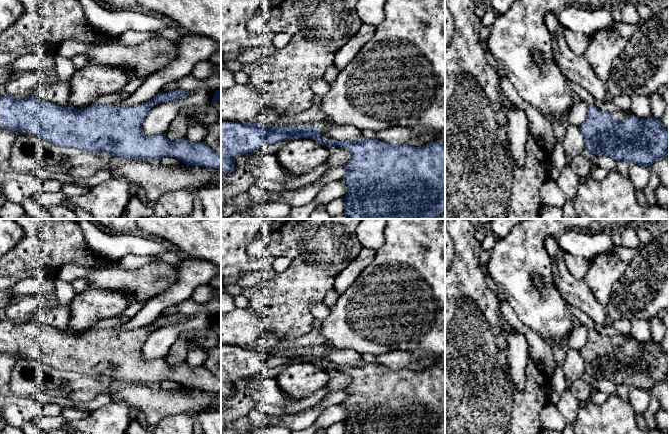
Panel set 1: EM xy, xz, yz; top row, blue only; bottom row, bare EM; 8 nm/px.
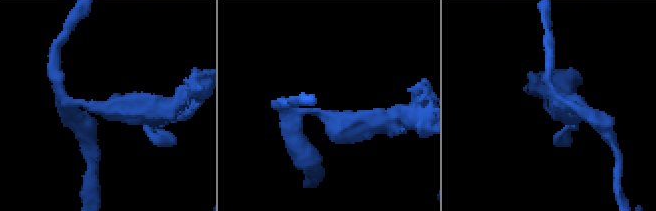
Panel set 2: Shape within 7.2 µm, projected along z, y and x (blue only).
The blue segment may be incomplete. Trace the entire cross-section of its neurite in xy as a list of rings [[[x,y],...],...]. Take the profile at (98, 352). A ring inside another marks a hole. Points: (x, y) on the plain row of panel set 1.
[[[177,313],[168,317],[159,316],[148,326],[135,330],[91,329],[85,333],[58,330],[51,326],[40,326],[27,320],[12,322],[0,320],[0,354],[9,353],[22,357],[34,357],[54,369],[80,373],[89,377],[109,376],[114,381],[159,385],[164,380],[175,381],[186,389],[221,394],[221,379],[215,377],[207,368],[191,367],[185,361],[169,365],[165,358],[152,361],[142,359],[142,348],[155,329],[185,322],[188,316]]]

